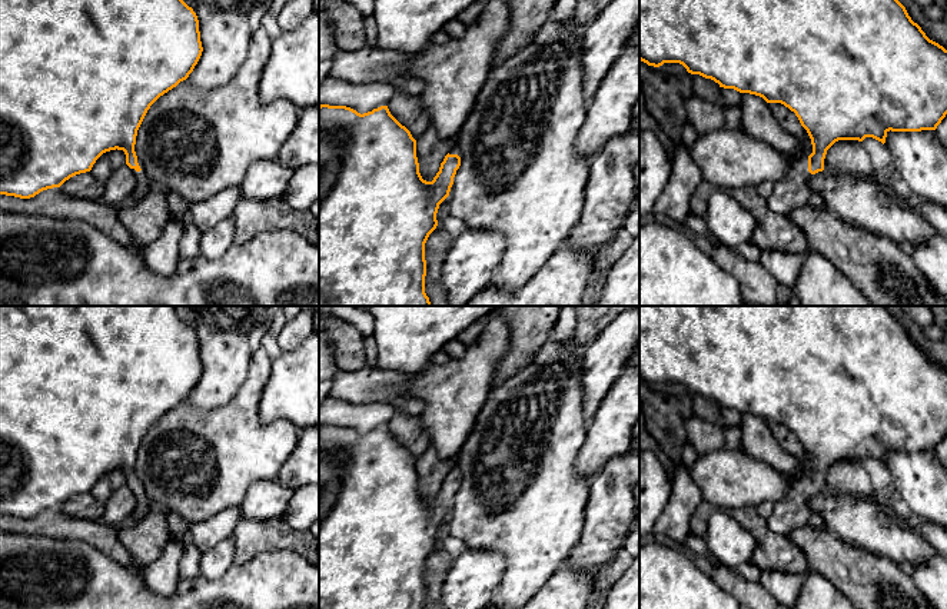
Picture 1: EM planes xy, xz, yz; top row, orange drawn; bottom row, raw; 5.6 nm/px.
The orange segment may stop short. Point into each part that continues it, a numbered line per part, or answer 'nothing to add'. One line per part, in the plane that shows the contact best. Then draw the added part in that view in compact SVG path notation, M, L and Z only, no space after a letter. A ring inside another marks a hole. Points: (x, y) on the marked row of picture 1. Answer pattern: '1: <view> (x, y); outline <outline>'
1: xy (143, 182); outline M137 157L137 163L139 163L142 170L136 172L134 169L132 169L132 172L133 172L133 174L136 176L136 180L137 180L137 186L136 186L132 196L139 197L140 200L143 200L149 194L147 189L149 189L152 180L147 177L139 157Z

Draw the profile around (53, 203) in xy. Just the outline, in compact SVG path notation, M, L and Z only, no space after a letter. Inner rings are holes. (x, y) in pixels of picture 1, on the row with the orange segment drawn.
M60 187L43 190L30 199L0 194L0 210L51 219L82 220L112 240L136 250L132 234L117 217L116 206L103 200L94 202L67 196Z

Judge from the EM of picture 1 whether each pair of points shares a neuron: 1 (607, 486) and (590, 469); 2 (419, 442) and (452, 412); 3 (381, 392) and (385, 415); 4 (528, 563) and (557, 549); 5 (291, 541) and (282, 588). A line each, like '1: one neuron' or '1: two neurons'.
1: two neurons
2: two neurons
3: two neurons
4: one neuron
5: two neurons

